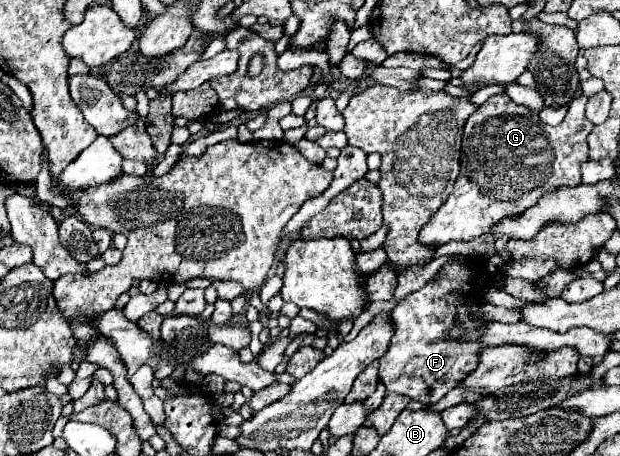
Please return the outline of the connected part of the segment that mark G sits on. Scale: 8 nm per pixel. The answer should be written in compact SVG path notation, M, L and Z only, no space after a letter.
M495 95L487 99L465 123L463 129L463 147L461 147L461 173L455 181L453 193L441 205L437 215L433 215L427 225L419 231L419 243L427 247L439 247L449 241L469 241L489 231L493 223L503 217L513 217L539 201L541 195L561 187L561 185L581 185L581 163L587 161L587 135L593 129L593 123L585 117L585 95L577 95L569 113L557 127L551 127L539 119L537 111L529 111L523 105L511 101L509 95Z

